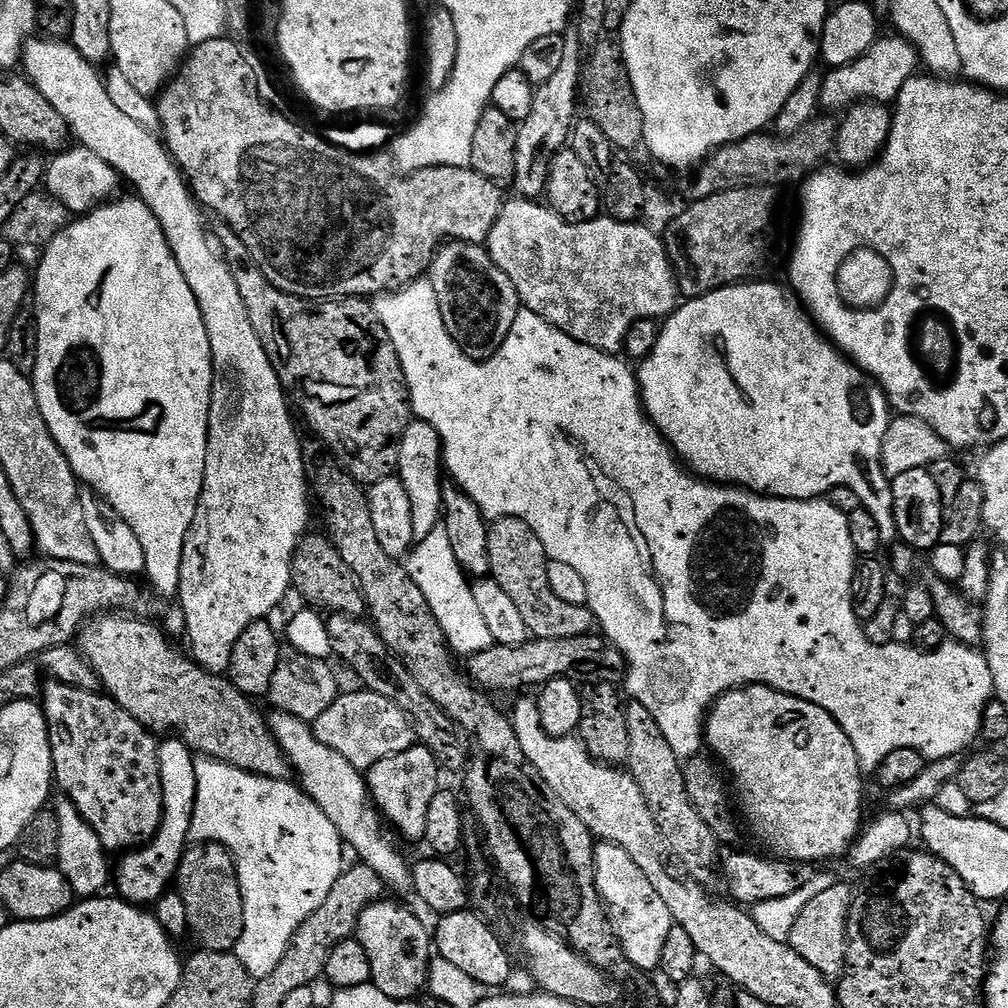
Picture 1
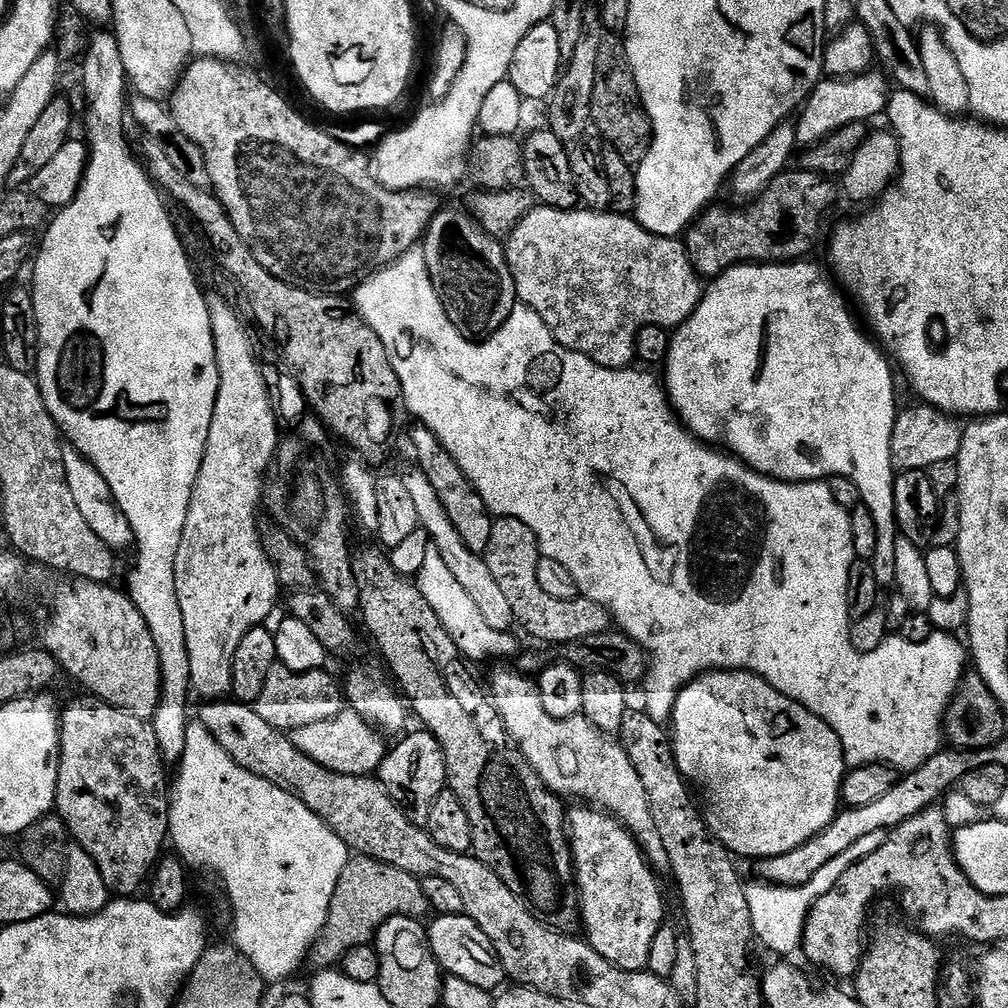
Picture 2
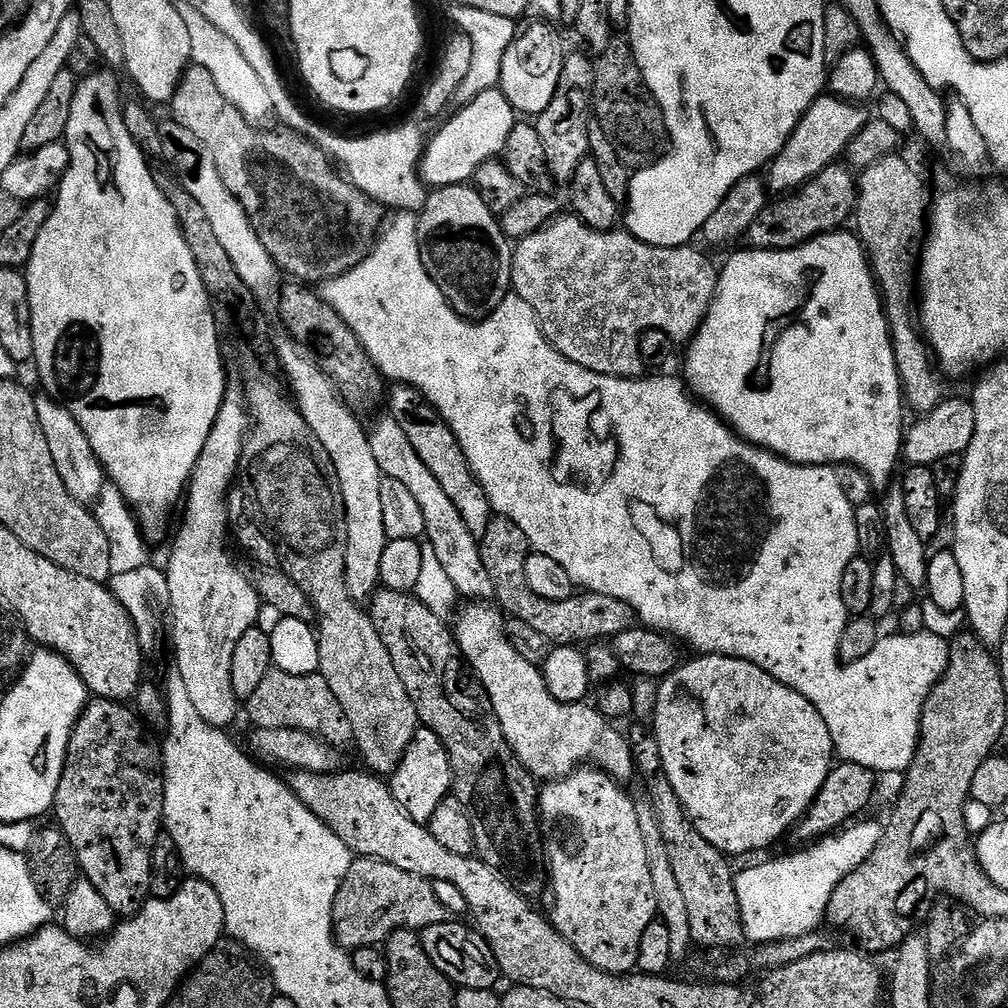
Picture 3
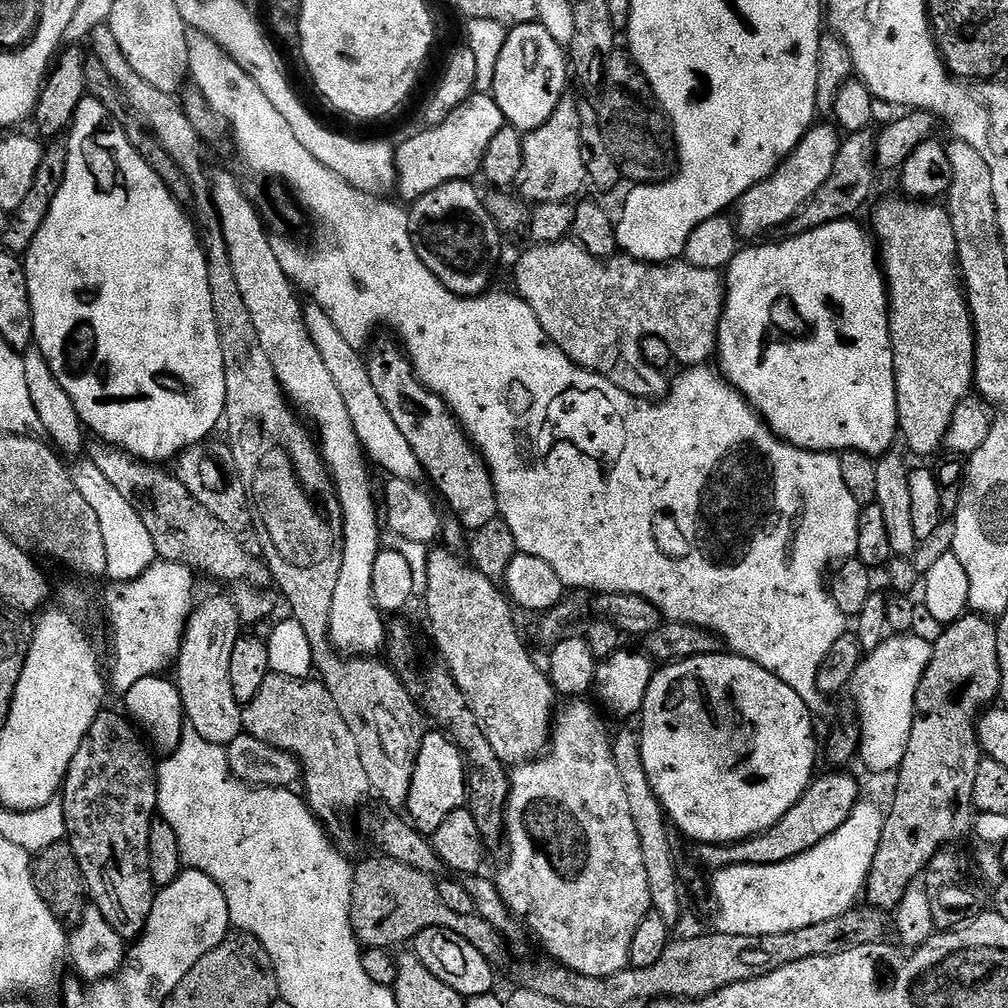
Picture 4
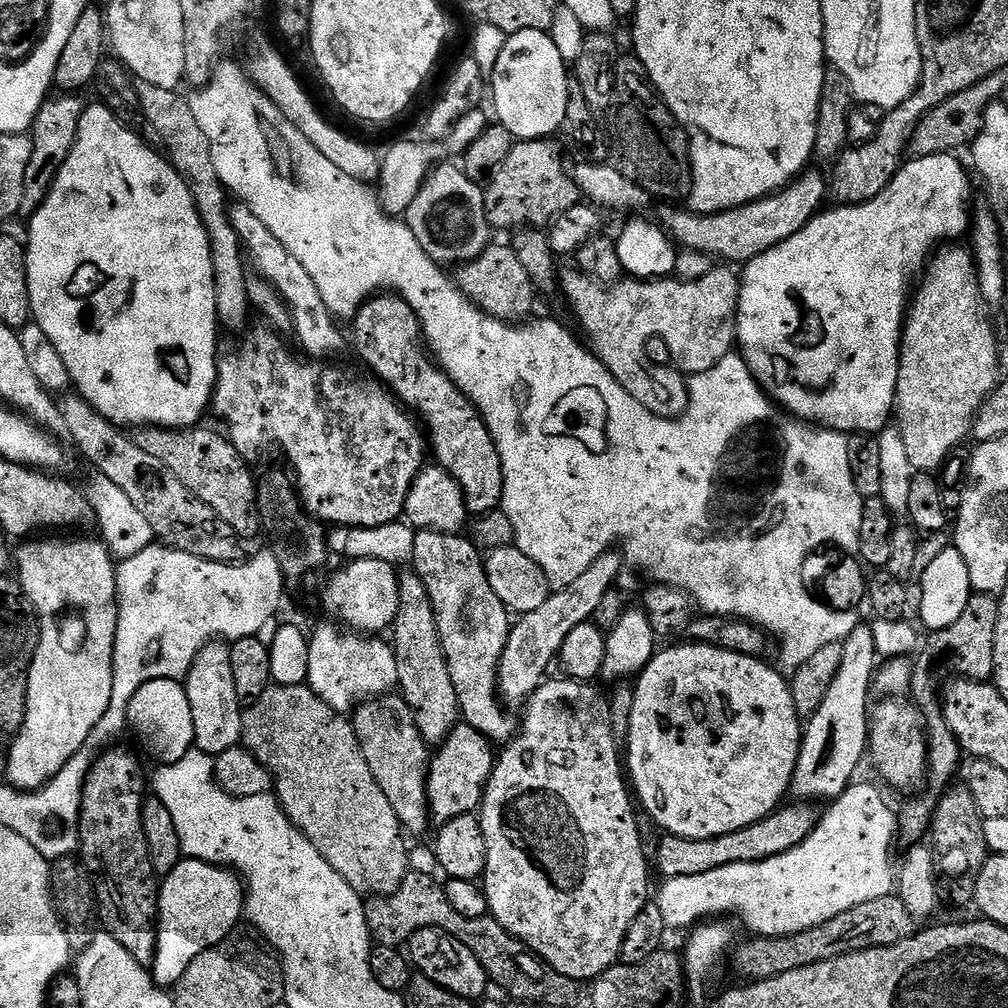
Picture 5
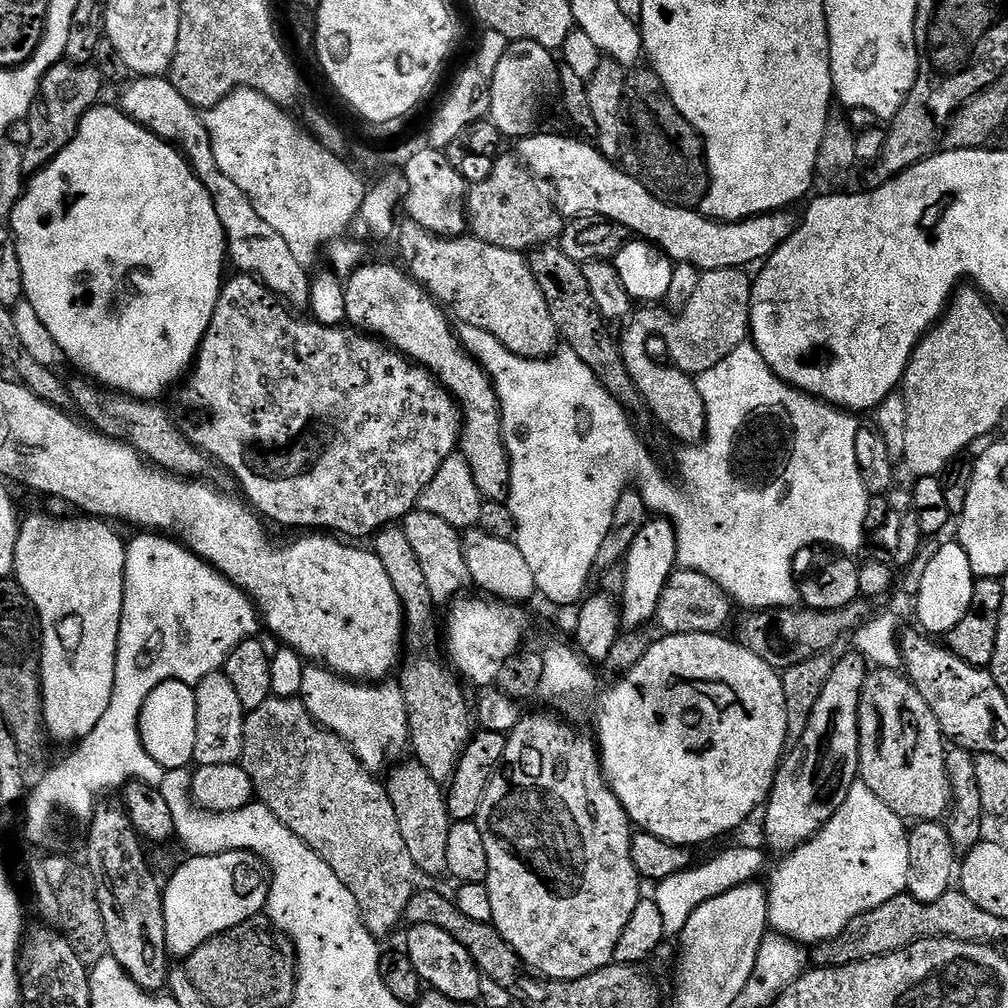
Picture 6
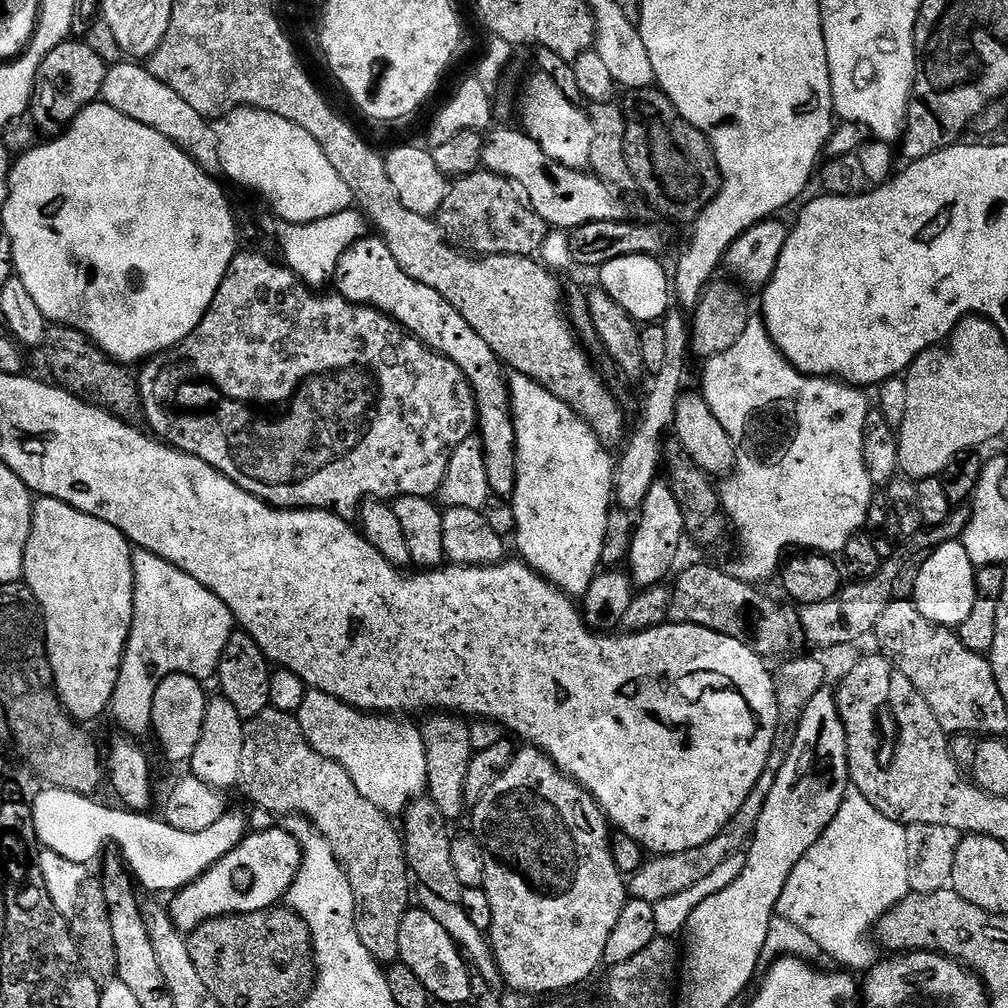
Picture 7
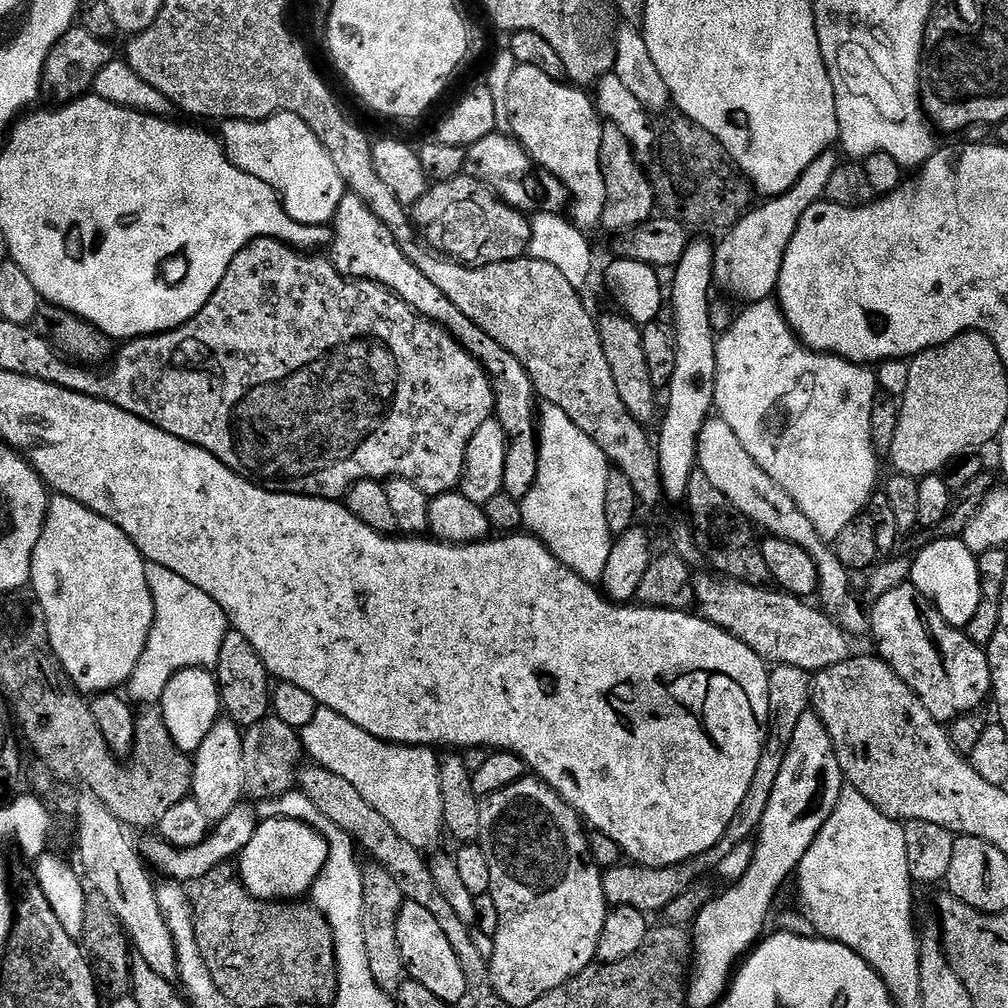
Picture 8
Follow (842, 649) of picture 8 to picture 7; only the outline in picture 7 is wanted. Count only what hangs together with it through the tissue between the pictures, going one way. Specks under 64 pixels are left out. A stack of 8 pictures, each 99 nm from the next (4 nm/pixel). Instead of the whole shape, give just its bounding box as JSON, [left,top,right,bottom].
[668,564,802,658]

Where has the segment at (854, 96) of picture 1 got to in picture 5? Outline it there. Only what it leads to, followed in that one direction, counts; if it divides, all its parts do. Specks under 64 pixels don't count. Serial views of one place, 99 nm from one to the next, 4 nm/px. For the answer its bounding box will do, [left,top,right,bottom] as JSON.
[659,171,830,266]

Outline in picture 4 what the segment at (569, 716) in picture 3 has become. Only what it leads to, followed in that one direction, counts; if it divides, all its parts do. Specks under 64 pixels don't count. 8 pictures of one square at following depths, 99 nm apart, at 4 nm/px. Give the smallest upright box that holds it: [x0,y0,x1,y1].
[426,547,558,766]

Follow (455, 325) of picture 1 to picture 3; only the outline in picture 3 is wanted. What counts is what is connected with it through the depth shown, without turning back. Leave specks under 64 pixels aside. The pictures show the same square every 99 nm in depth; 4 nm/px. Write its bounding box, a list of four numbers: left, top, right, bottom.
[416,184,513,320]

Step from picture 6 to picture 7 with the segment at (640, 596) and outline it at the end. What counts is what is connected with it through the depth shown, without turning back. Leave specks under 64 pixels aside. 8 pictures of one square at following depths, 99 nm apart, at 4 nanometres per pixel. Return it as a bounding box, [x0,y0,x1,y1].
[626,478,686,590]

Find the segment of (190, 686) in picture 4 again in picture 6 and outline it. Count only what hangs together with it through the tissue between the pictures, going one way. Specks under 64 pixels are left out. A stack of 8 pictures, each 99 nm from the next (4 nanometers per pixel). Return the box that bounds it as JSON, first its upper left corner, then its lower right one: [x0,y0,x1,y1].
[193,671,244,766]

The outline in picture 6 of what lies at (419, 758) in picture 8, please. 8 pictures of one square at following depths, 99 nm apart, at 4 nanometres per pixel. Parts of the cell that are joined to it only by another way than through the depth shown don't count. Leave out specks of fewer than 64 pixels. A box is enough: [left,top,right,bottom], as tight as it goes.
[298,666,409,774]

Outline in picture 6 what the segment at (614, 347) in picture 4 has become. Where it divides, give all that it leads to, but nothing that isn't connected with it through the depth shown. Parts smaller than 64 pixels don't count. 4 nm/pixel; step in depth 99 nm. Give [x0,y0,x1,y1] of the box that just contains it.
[619,268,752,446]

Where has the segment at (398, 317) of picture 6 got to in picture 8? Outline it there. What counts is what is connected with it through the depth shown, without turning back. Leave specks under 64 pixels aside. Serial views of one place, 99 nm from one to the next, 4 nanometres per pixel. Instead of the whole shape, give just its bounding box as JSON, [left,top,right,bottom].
[330,194,540,501]

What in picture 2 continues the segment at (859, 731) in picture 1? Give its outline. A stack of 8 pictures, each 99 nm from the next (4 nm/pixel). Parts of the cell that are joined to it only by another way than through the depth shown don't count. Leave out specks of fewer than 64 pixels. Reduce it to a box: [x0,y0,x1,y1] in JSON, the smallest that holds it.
[355,247,969,770]

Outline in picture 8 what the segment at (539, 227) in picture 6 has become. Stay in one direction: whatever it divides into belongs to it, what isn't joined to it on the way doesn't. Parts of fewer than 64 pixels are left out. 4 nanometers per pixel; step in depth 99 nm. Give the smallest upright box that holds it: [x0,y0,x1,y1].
[410,174,531,268]

